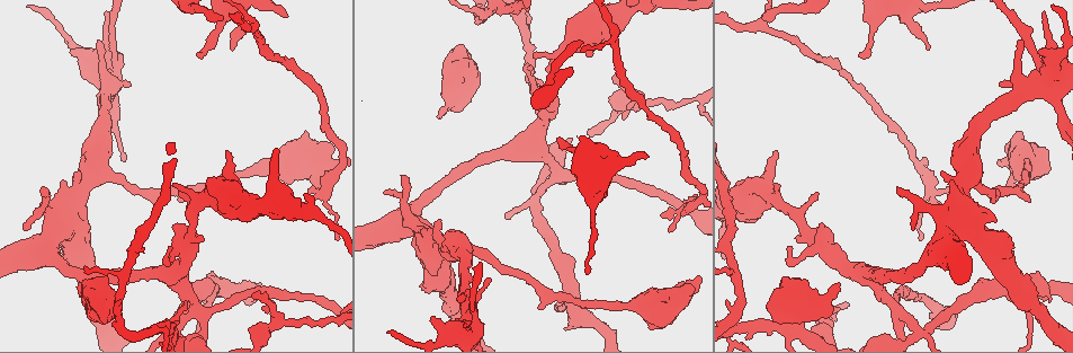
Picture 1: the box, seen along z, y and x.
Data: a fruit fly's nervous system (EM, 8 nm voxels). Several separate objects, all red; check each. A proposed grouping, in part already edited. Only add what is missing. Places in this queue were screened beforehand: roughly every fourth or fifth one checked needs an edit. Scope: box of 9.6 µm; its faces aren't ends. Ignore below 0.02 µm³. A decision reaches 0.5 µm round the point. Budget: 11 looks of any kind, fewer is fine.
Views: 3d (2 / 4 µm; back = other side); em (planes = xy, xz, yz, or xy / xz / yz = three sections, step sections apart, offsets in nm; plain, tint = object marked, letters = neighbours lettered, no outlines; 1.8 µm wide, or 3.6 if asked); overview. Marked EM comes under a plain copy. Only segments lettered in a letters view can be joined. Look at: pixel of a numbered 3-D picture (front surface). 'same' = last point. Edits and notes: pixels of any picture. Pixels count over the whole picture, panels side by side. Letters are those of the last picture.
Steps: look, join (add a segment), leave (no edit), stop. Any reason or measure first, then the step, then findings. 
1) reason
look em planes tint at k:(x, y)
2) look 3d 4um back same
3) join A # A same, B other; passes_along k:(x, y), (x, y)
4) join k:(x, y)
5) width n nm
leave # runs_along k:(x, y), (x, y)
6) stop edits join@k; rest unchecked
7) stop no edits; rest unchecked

tapers out
look 3d 4um at 1:(186, 303)

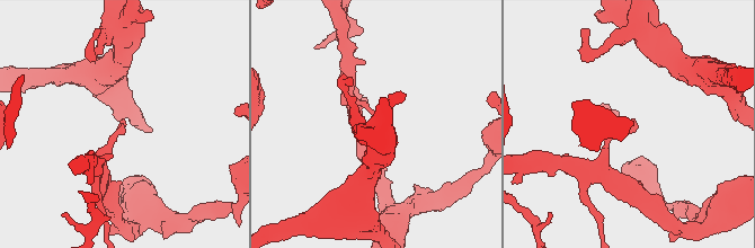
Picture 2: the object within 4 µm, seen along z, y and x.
now the EM
look em planes letters at 2:(125, 126)

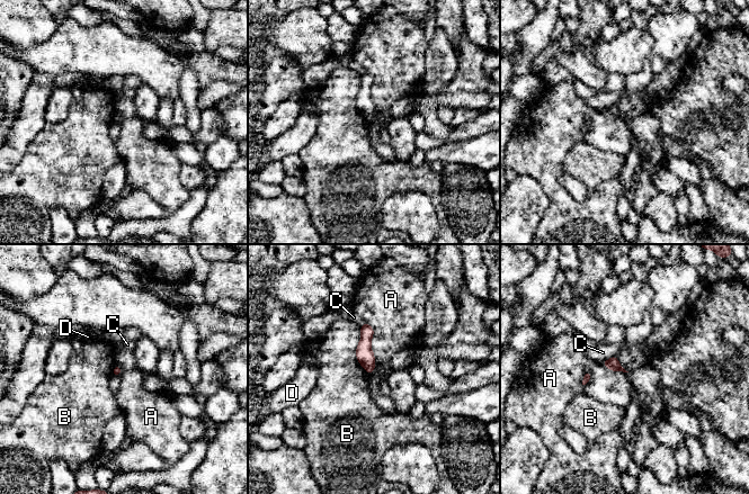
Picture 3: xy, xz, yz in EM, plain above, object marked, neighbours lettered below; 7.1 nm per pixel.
leave # A other, B other, C other, D other; border 3:(365, 321), (373, 329), (375, 367); no lettered segment goes on from it

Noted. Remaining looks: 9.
look em planes letters at 1:(170, 249)

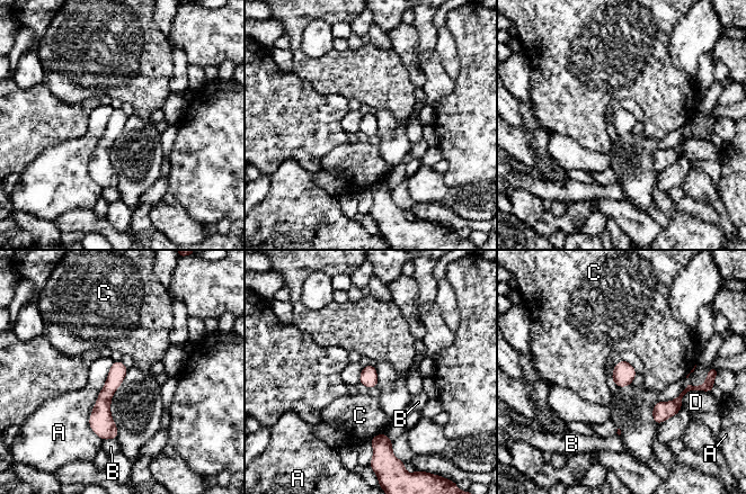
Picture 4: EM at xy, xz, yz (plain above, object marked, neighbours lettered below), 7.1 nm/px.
leave # A other, B other, C other, D other; runs_along 4:(118, 364), (103, 403), (103, 436); none of them fits

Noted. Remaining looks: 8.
sudden change in width
look em planes tint at 1:(917, 330)

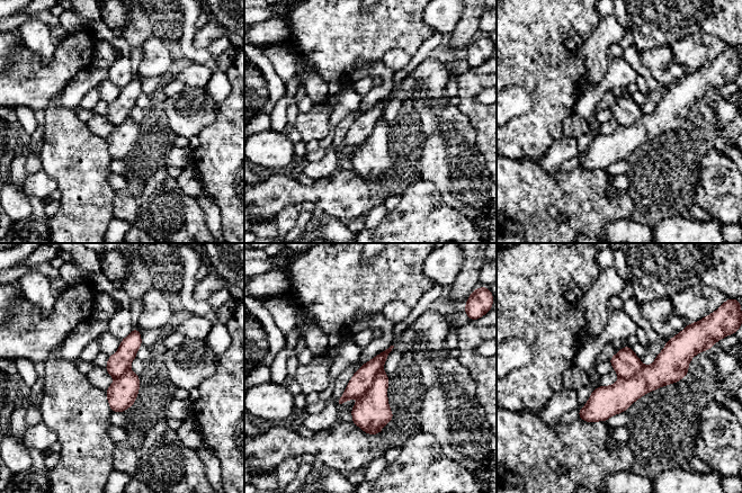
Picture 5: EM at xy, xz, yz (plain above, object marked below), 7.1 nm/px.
look em planes letters same

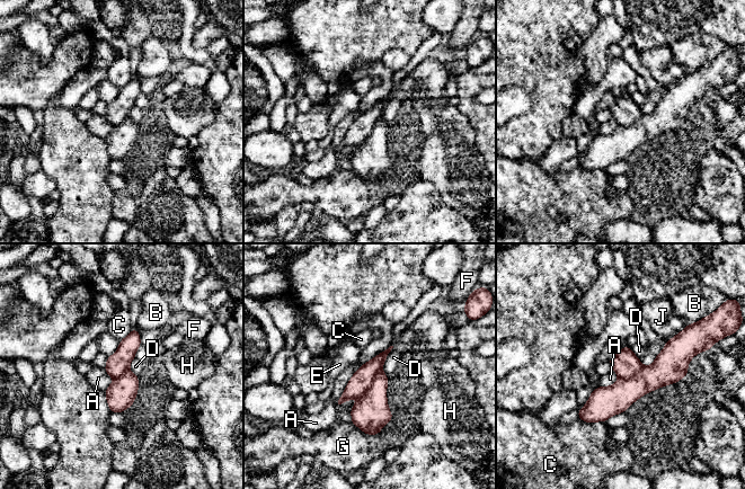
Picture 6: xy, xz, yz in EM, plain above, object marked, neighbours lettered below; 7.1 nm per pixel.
leave # A other, B other, C other, D other, E other, F other, G other, H other, J other; runs_along 6:(688, 353), (581, 415); no lettered segment goes on from it

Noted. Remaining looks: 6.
branch stops here
look 3d 2um at 1:(440, 119)

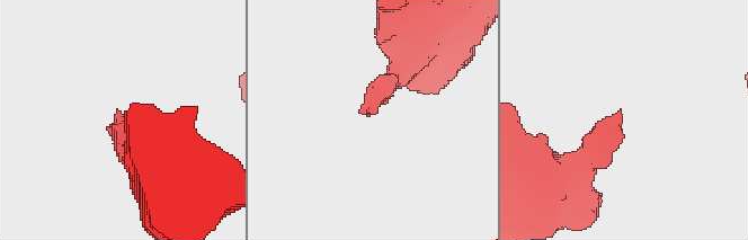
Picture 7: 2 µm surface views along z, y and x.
shape alone is not enough
look em planes letters at 7:(367, 114)

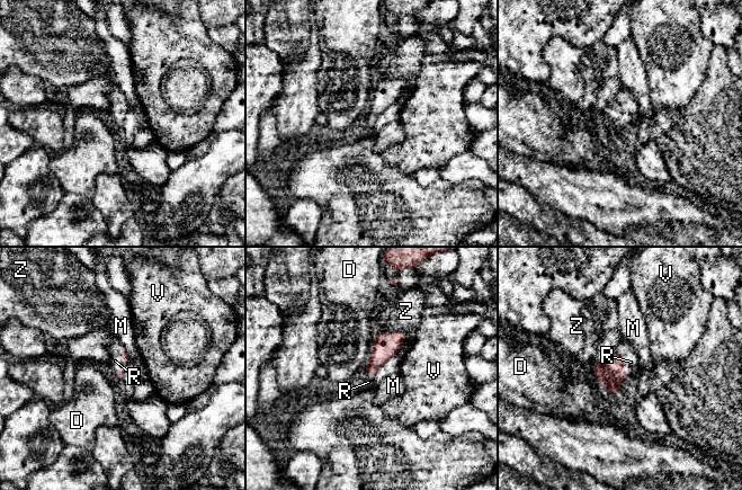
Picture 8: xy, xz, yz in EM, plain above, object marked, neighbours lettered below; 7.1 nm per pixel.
join R # D other, M other, R same, V other, Z other; it goes on there

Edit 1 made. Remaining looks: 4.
stop edits join@8; rest unchecked

